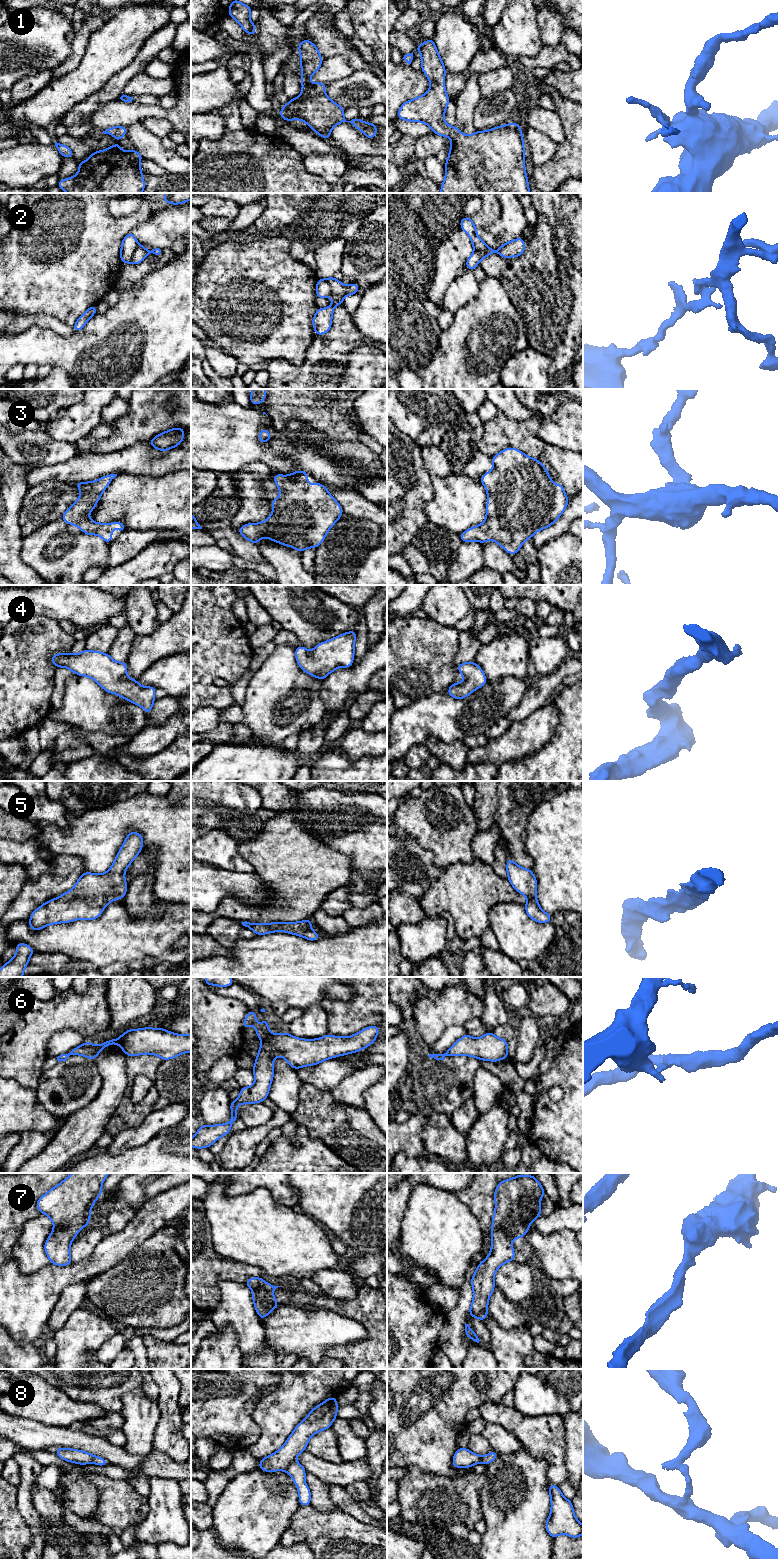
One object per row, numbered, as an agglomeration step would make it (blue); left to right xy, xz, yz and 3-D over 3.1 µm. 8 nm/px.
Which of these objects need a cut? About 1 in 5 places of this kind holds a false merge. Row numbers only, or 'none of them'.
2, 6, 8

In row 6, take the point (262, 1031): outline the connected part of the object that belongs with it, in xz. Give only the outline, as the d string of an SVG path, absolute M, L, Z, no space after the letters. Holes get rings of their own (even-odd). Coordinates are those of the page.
M266 1019L255 1026L256 1035L261 1041L263 1041L270 1033L270 1031L268 1030L268 1026L269 1026L269 1019Z

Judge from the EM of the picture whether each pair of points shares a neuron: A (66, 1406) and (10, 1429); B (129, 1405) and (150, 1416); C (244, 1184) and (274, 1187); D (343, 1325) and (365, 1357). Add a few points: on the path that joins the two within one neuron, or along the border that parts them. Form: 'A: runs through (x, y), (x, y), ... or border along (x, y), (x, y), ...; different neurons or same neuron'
A: border along (10, 1414), (49, 1425), (56, 1425); different neurons
B: runs through (134, 1407), (145, 1416); same neuron
C: runs through (251, 1183), (267, 1183); same neuron
D: border along (367, 1330), (367, 1337), (363, 1340), (331, 1347); different neurons

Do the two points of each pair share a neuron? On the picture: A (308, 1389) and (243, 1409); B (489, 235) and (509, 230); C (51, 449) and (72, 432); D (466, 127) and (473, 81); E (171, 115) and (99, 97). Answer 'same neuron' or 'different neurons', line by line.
A: different neurons
B: same neuron
C: different neurons
D: same neuron
E: different neurons

